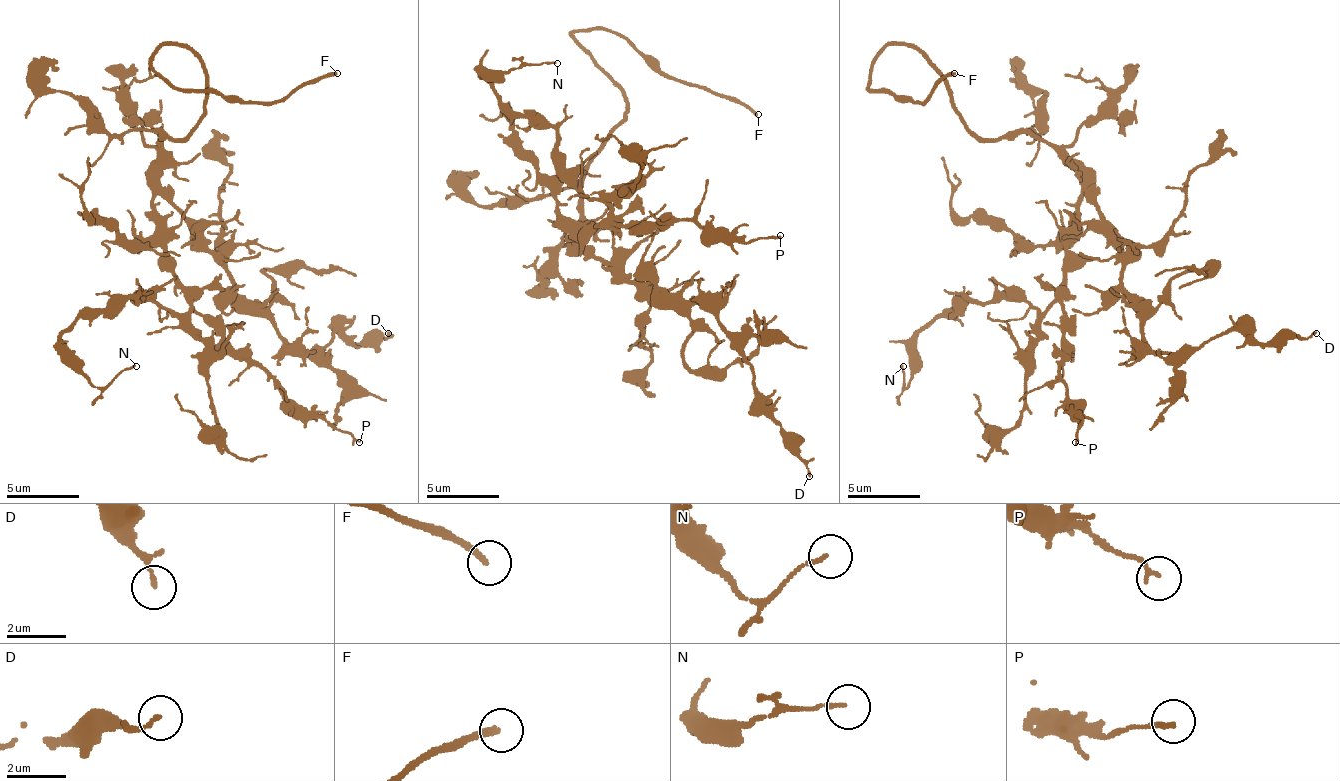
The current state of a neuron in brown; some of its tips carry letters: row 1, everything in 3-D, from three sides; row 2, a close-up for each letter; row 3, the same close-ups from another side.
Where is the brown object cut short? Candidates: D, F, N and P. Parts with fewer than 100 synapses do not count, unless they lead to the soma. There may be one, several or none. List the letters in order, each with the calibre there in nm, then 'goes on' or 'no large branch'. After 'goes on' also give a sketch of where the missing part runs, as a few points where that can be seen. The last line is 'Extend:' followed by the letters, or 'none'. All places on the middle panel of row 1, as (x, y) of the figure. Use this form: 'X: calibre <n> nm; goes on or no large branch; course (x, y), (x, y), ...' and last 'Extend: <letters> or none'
D: calibre 100 nm; no large branch
F: calibre 240 nm; goes on
N: calibre 110 nm; no large branch
P: calibre 160 nm; no large branch
Extend: F

